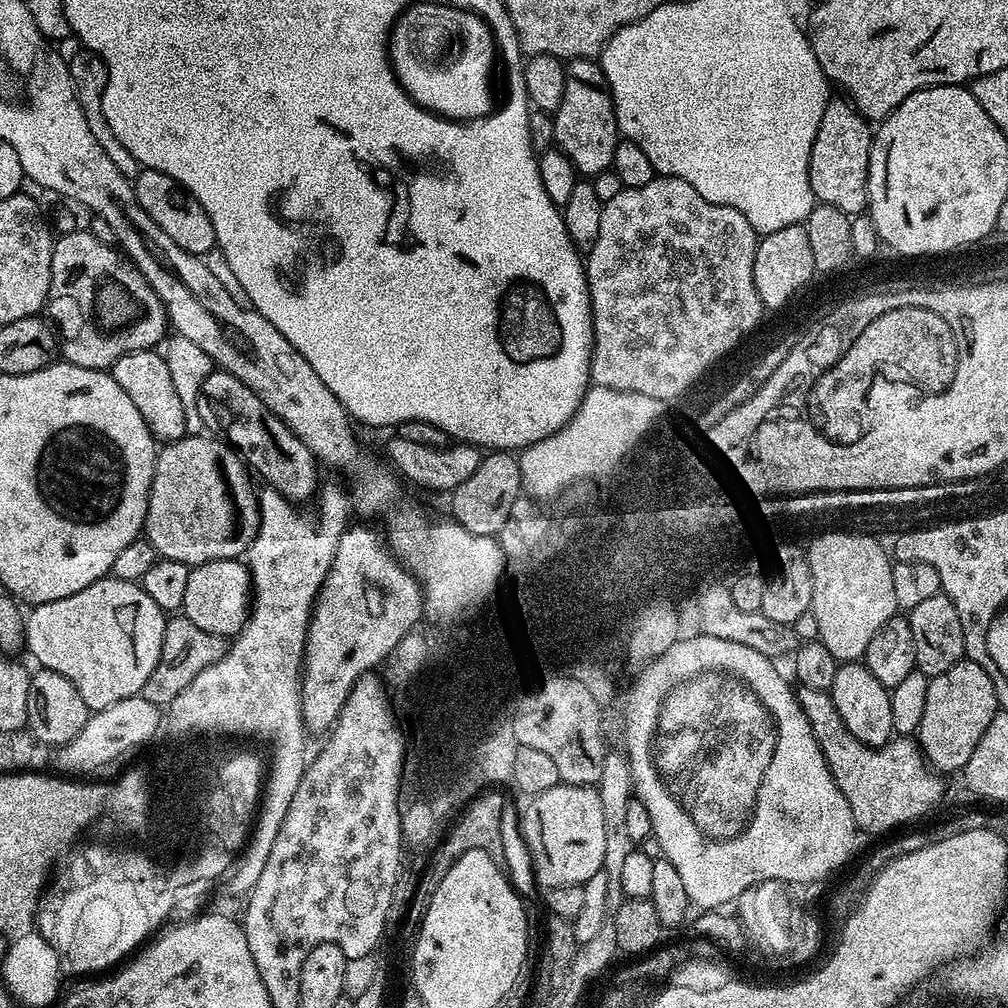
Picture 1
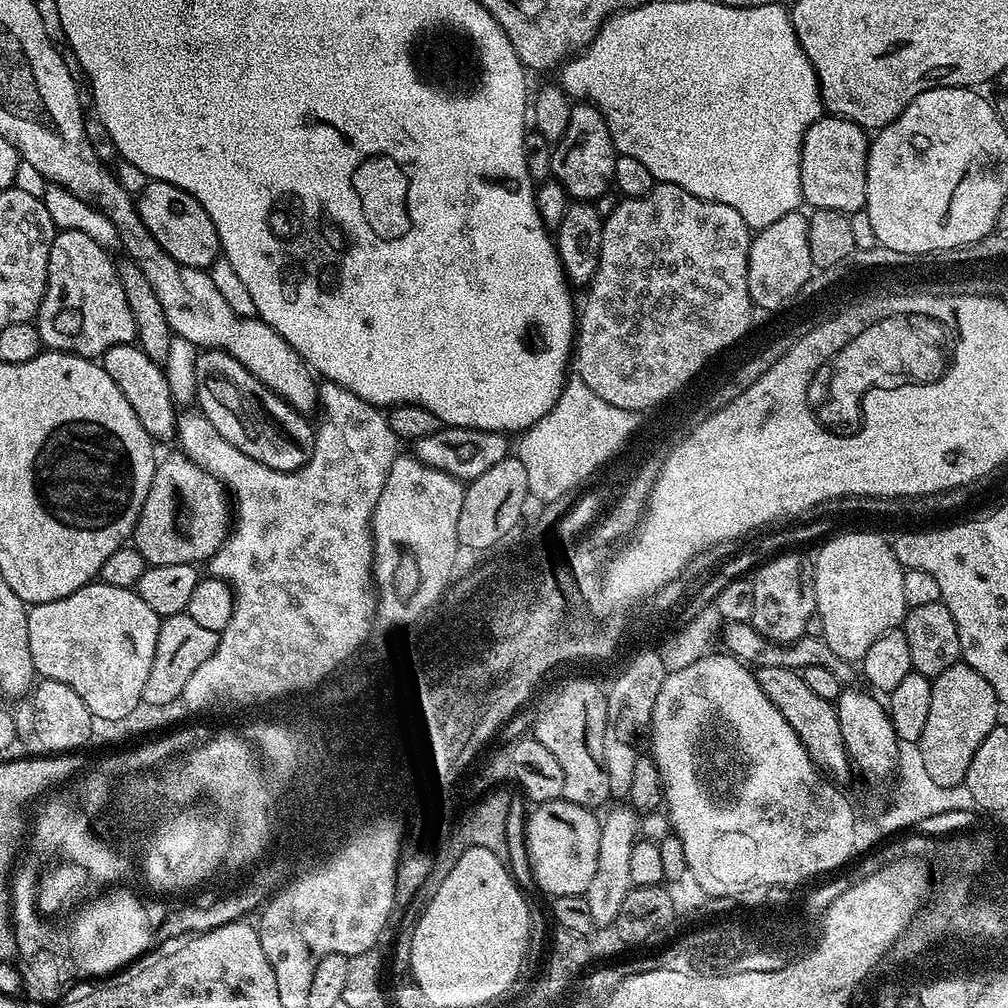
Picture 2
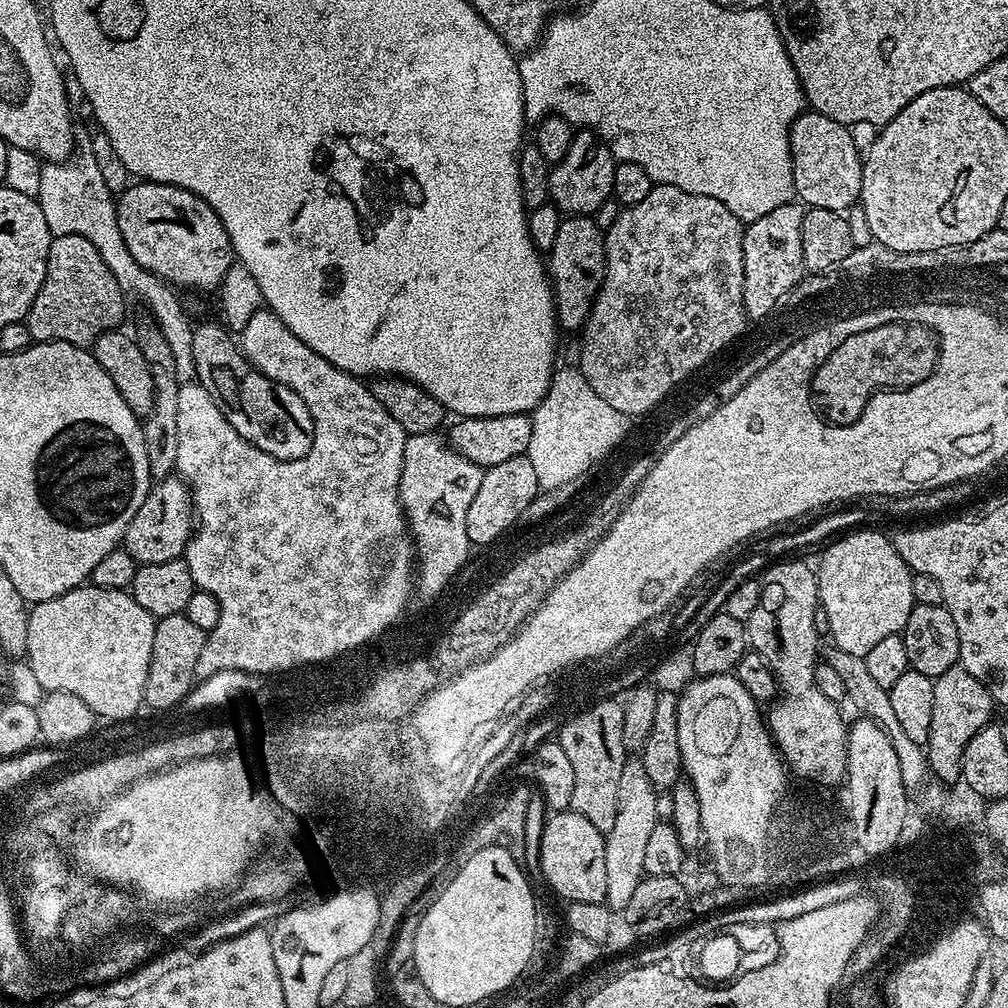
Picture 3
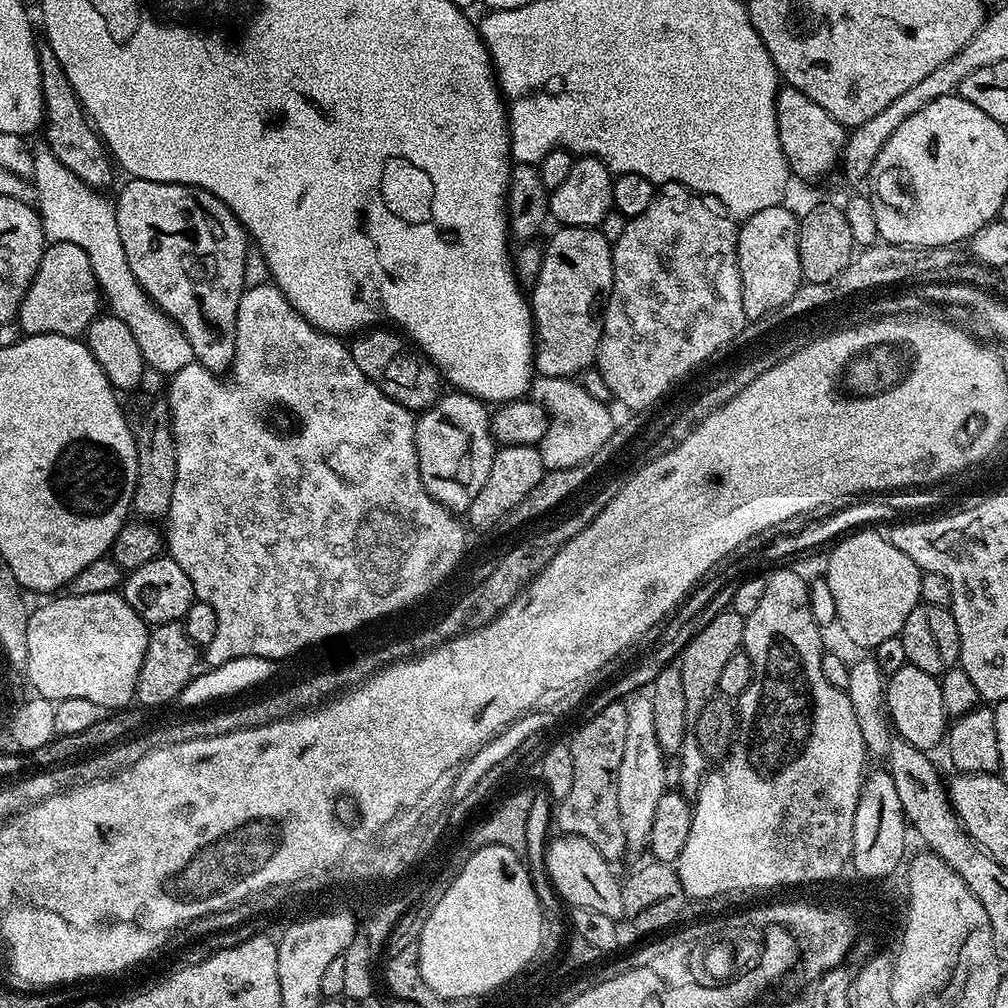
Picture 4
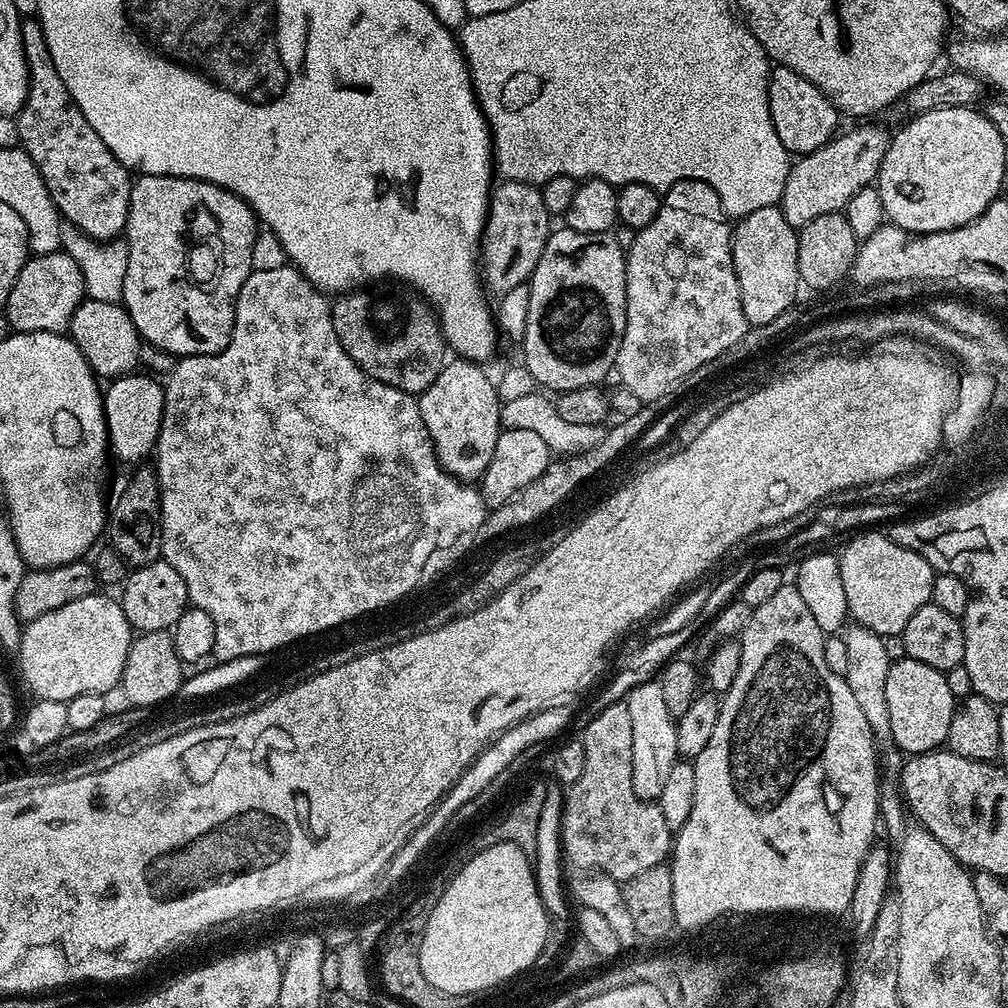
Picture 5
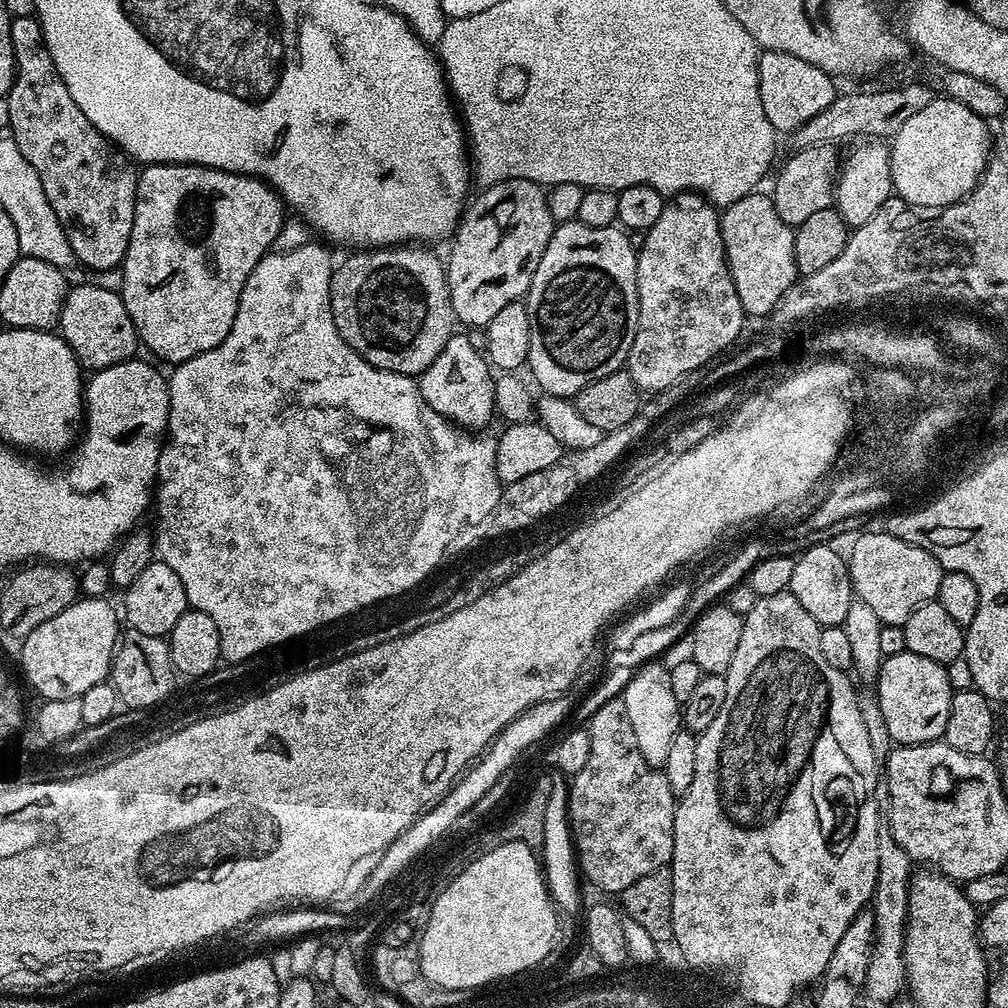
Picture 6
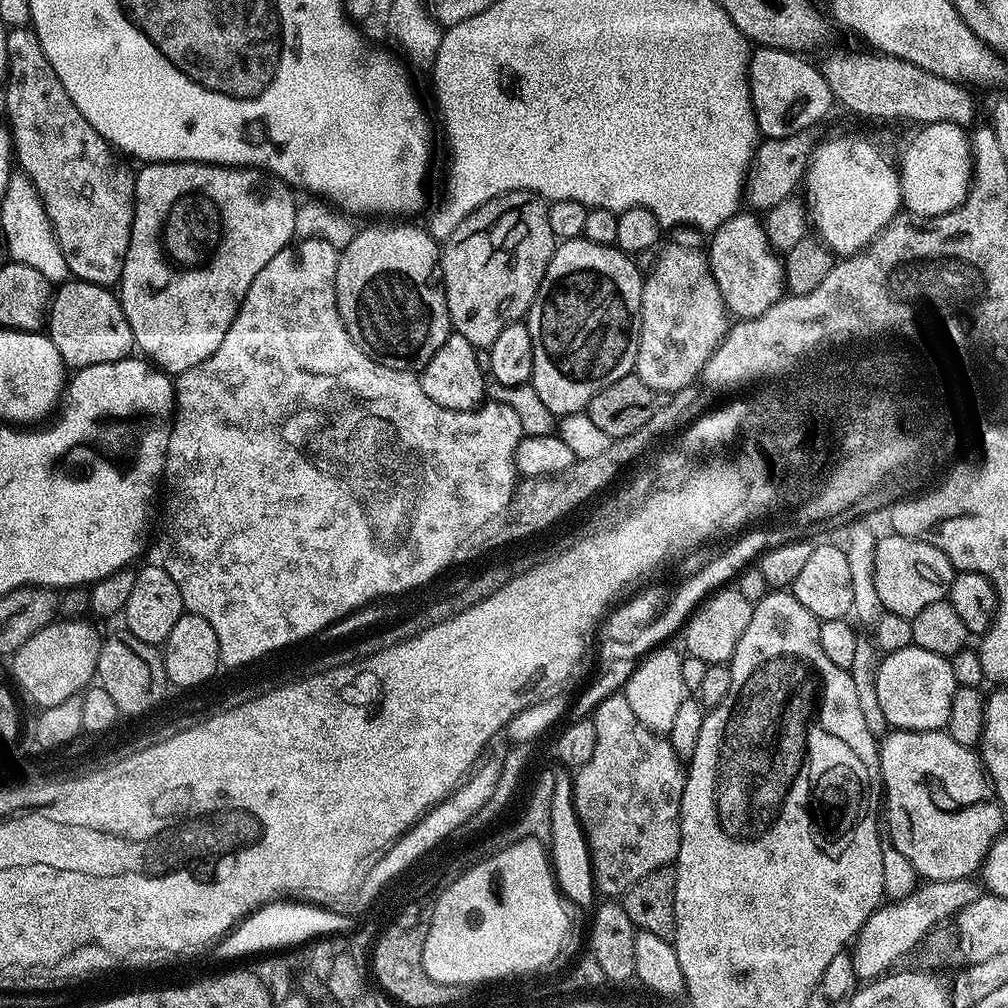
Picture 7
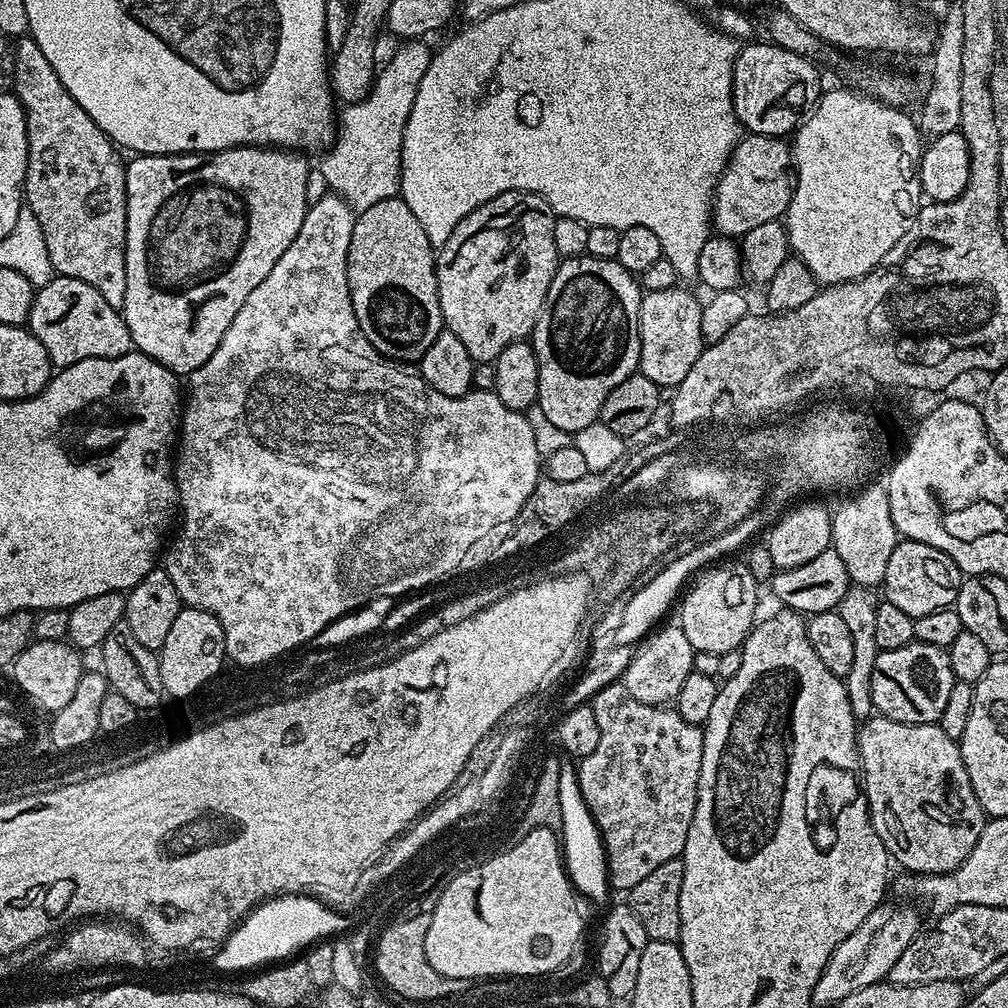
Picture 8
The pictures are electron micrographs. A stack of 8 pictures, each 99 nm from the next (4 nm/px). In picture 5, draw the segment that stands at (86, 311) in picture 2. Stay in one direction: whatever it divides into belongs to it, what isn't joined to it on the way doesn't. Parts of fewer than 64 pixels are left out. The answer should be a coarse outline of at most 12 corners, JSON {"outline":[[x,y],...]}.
{"outline":[[63,250],[33,255],[10,290],[16,332],[64,334],[85,296]]}

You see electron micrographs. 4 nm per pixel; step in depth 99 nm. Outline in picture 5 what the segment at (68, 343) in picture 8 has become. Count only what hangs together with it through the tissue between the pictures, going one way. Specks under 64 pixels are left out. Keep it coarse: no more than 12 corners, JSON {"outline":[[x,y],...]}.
{"outline":[[85,298],[70,338],[97,377],[137,371],[142,341],[123,303]]}

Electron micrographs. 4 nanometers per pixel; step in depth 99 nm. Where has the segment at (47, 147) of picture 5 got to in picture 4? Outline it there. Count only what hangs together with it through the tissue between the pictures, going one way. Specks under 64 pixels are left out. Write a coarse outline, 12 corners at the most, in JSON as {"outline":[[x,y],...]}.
{"outline":[[37,43],[42,133],[62,165],[104,190],[113,161],[62,62]]}

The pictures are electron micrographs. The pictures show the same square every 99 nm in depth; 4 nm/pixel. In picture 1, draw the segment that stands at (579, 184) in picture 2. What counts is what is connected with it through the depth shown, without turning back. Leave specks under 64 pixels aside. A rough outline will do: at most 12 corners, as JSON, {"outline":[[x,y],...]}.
{"outline":[[570,60],[552,116],[577,173],[611,169],[622,139],[599,63]]}

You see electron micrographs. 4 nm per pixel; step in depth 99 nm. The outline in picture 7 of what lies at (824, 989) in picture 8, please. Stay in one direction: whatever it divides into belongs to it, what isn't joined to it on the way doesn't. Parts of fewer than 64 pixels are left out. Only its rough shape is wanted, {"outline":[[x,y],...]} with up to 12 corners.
{"outline":[[925,881],[872,912],[850,948],[857,979],[885,975],[982,894]]}

